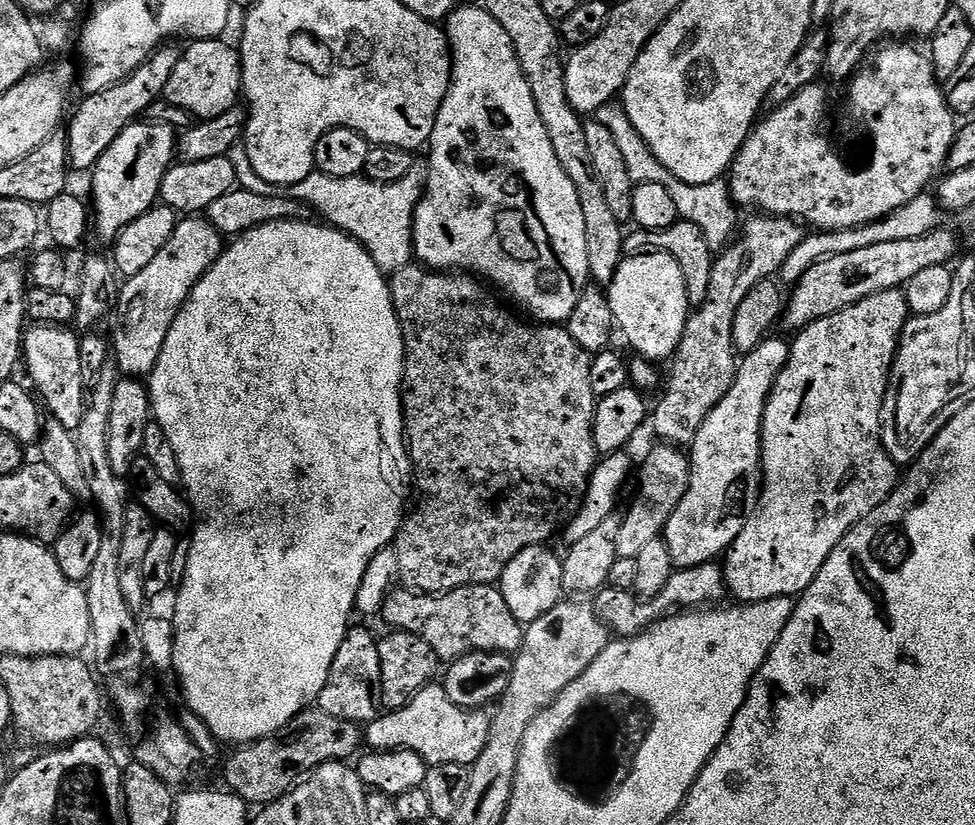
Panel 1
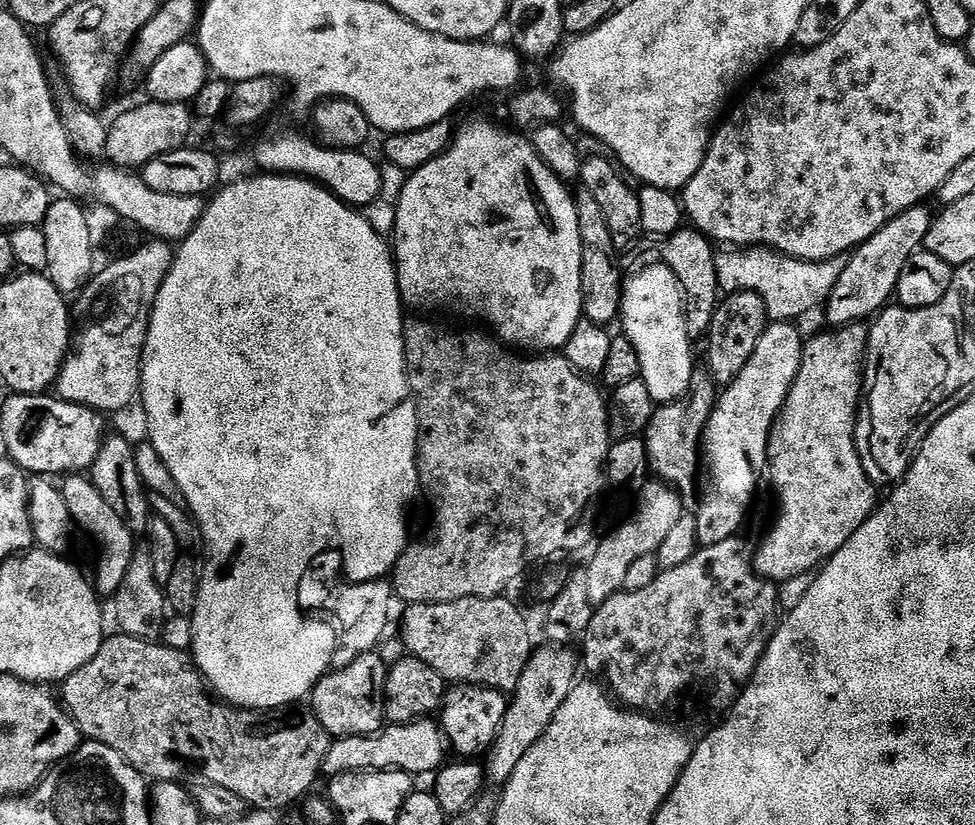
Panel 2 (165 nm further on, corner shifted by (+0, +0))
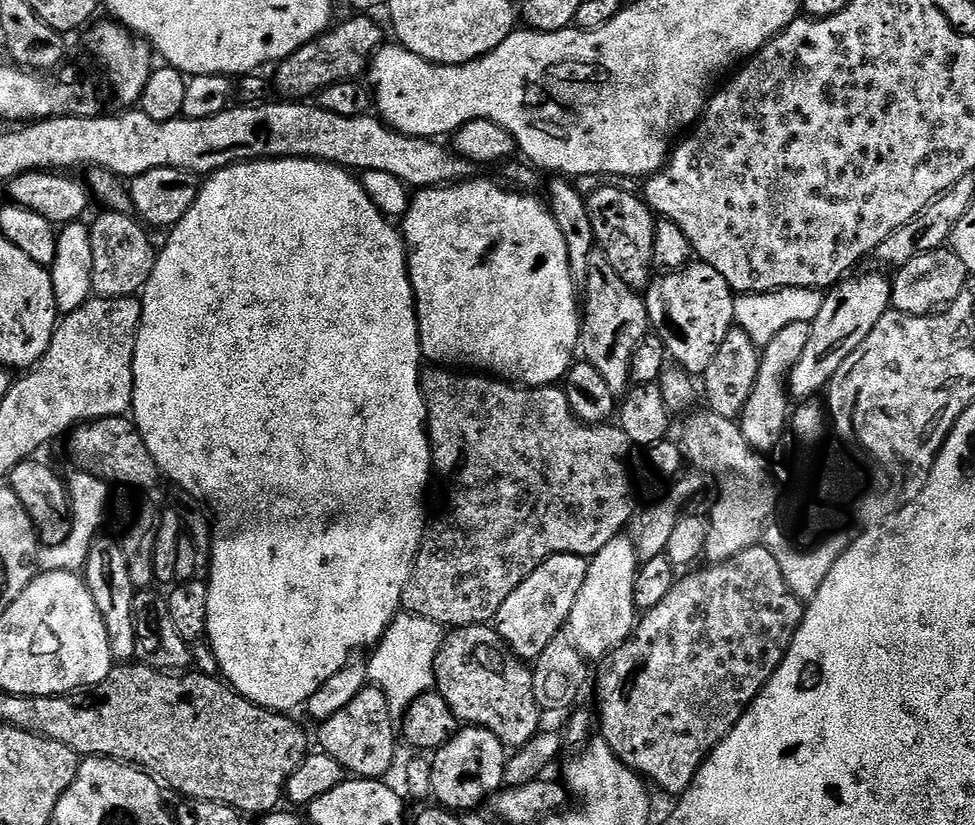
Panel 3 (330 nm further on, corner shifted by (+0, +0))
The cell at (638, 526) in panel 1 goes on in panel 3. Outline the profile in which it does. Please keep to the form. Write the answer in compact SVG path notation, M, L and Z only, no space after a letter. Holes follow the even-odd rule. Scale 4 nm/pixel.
M624 534L606 542L606 546L602 546L602 550L598 550L598 554L588 560L586 582L582 582L578 598L574 598L574 610L570 610L566 625L568 639L582 653L585 661L603 660L632 635L638 619L638 609L634 602L637 571L636 548Z

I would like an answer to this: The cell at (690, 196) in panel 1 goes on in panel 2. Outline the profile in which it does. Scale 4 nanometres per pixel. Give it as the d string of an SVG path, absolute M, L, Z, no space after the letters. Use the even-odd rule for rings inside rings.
M770 248L747 250L720 250L716 253L716 269L721 293L753 292L762 298L769 321L796 322L799 316L827 305L842 270L846 270L848 256L836 256L833 260L795 260Z

